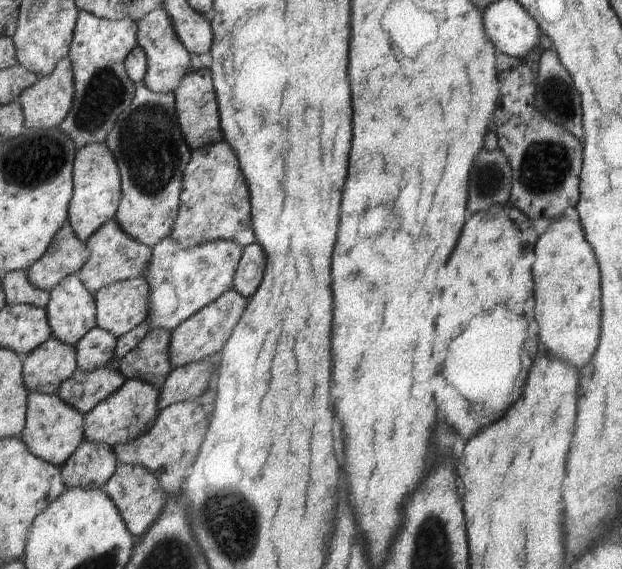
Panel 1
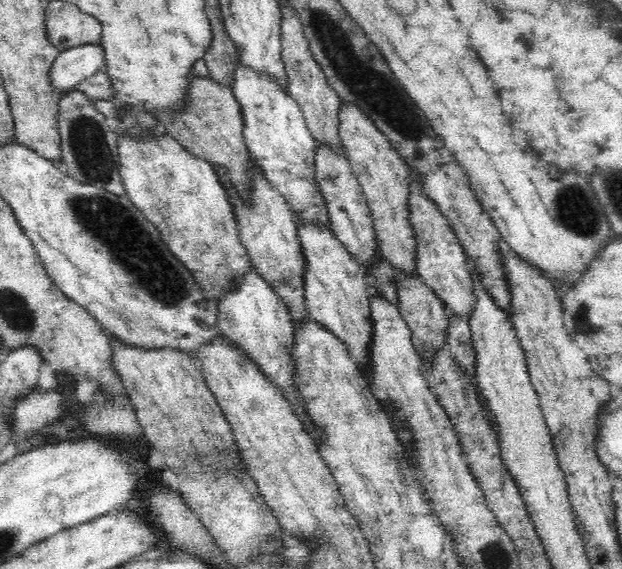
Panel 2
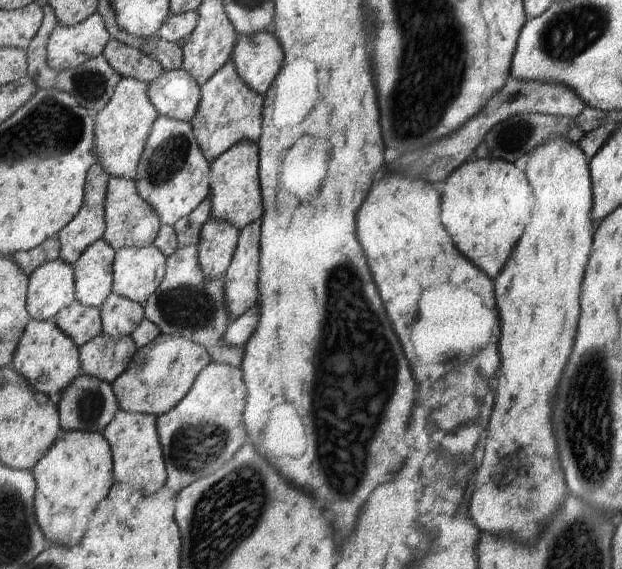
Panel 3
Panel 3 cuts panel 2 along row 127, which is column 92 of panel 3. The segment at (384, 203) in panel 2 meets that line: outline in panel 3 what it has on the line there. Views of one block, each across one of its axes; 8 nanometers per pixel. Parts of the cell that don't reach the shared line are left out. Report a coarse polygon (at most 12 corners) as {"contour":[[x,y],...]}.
{"contour":[[102,333],[80,347],[82,374],[113,384],[138,349]]}

